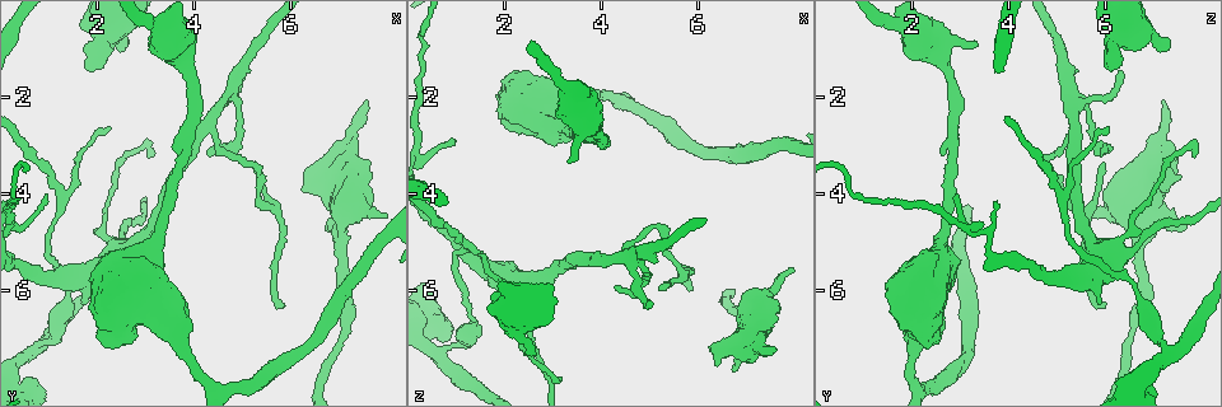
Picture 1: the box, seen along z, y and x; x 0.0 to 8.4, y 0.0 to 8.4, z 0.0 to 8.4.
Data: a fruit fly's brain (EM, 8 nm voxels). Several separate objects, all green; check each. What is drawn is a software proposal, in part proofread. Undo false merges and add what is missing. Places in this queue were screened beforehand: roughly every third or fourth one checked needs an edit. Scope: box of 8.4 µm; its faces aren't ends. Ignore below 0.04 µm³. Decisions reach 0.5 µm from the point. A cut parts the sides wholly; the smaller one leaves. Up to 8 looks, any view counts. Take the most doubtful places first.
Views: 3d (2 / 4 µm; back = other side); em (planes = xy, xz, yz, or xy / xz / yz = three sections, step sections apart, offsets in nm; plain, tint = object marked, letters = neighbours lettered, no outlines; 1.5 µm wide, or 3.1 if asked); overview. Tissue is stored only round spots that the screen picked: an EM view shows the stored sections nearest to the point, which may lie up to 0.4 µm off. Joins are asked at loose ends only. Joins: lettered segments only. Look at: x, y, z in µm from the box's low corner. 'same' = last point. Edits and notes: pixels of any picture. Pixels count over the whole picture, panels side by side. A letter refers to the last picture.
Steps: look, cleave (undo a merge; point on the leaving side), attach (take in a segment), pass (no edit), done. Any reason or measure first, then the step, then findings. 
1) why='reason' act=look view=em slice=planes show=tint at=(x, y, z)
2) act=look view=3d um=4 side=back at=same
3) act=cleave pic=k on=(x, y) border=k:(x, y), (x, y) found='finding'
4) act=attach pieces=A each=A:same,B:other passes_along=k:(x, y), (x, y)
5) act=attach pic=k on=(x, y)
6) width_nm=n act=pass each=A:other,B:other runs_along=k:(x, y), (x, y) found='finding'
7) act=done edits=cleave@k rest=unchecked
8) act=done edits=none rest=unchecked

why='free end' act=look view=3d um=2 at=(7.60, 2.05, 7.15)

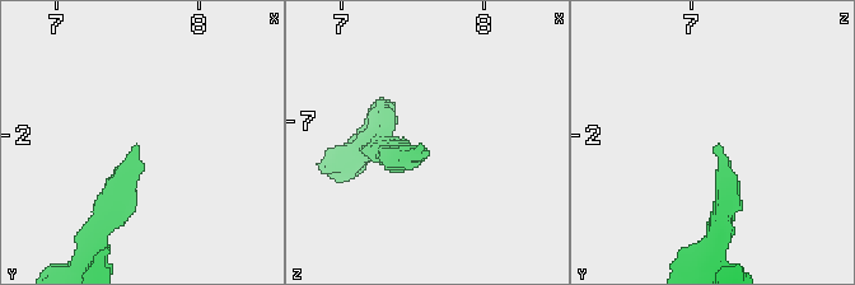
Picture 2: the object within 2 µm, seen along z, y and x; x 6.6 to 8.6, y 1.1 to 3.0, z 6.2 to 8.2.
why='shape alone is not enough' act=look view=em slice=planes show=tint at=(7.54, 2.10, 7.18)

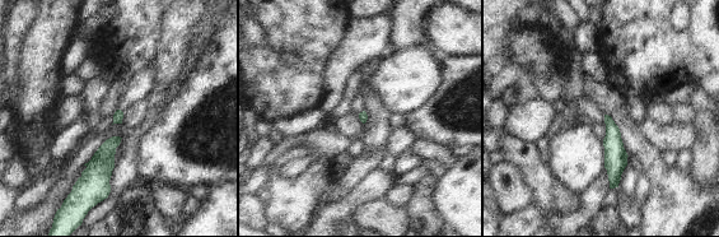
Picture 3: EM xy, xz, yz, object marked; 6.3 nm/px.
act=look view=em slice=planes show=letters at=same

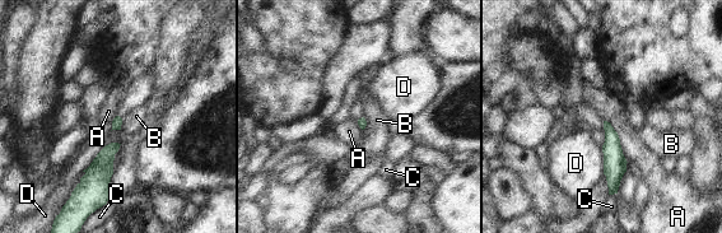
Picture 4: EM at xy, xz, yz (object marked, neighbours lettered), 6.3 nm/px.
act=pass each=A:other,B:other,C:other,D:other border=4:(604, 120), (616, 133), (627, 162) found='no lettered segment goes on from it'

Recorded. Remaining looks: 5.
why='an open end' act=look view=3d um=4 side=back at=(2.65, 0.85, 7.35)

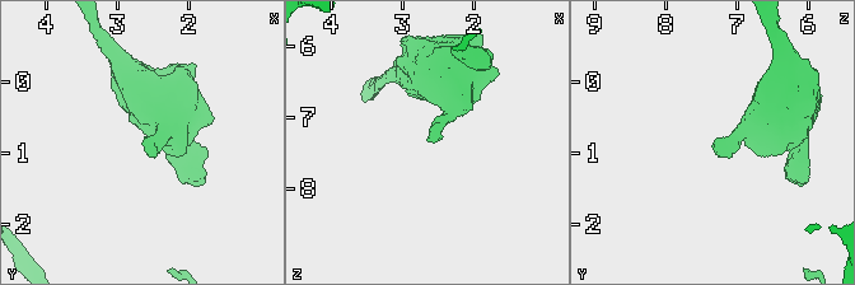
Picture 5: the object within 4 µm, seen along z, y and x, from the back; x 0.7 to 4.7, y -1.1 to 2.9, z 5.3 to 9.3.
why='shape alone is not enough' act=look view=em slice=planes show=plain at=(2.65, 0.85, 7.30)

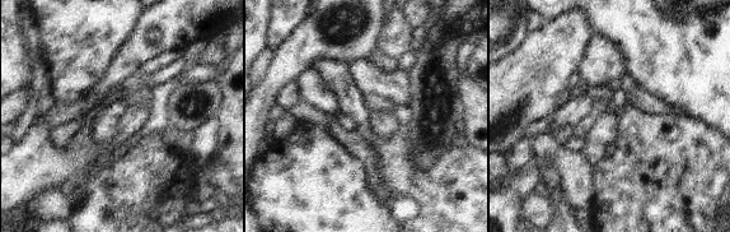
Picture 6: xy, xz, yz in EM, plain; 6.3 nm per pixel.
act=look view=em slice=planes show=letters at=same

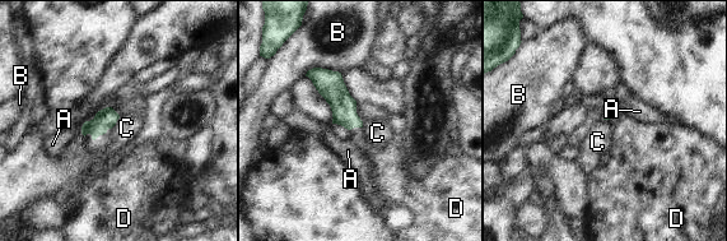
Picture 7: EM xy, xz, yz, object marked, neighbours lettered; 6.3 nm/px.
longest_contact=B:240nm act=attach pieces=D each=A:other,B:other,C:other,D:same found='the neuron continues'

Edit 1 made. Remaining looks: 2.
act=look view=overview

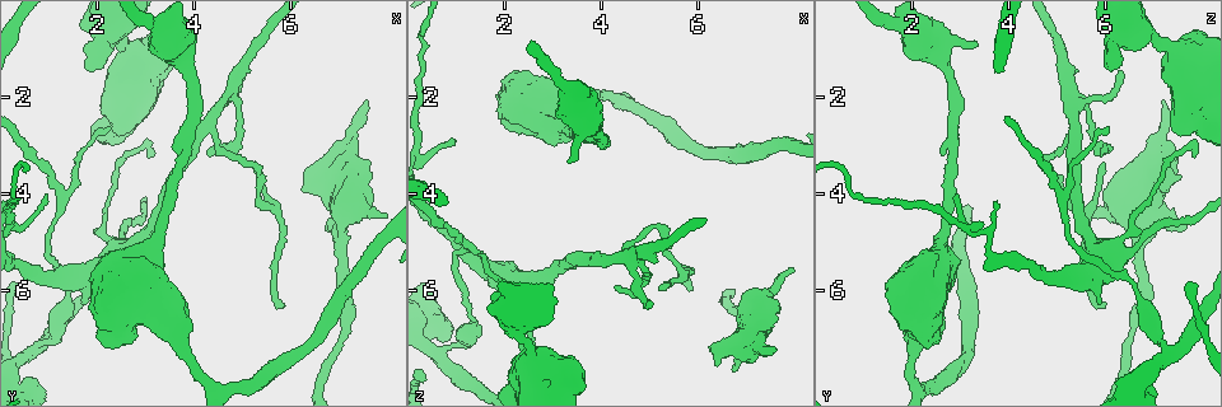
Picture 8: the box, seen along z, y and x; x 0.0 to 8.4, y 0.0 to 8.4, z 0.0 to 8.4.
why='free end' act=look view=em slice=planes show=letters at=(8.00, 4.40, 5.50)

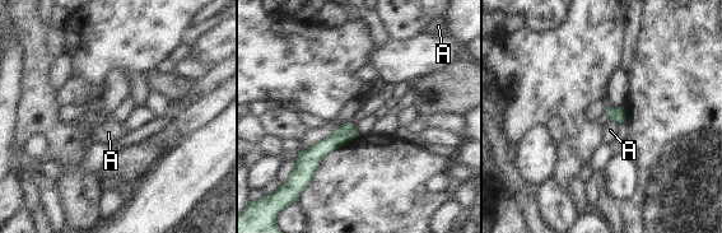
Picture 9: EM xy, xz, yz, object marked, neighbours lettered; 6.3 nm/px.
act=pass each=A:other runs_along=9:(353, 131), (298, 164) found='none of them fits'

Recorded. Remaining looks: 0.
act=done edits=attach@7 rest=unchecked

